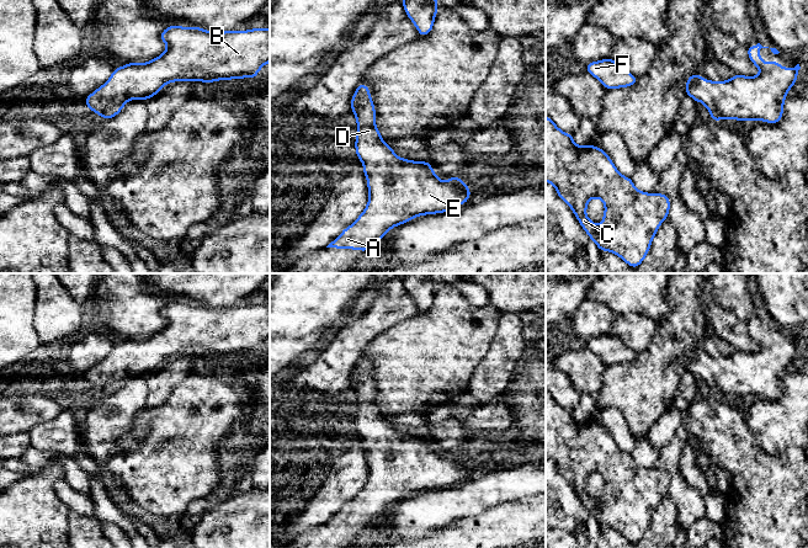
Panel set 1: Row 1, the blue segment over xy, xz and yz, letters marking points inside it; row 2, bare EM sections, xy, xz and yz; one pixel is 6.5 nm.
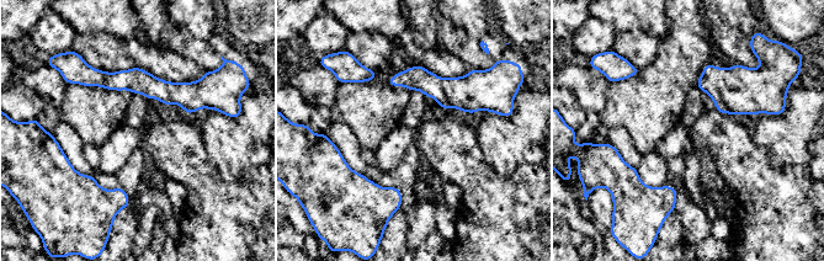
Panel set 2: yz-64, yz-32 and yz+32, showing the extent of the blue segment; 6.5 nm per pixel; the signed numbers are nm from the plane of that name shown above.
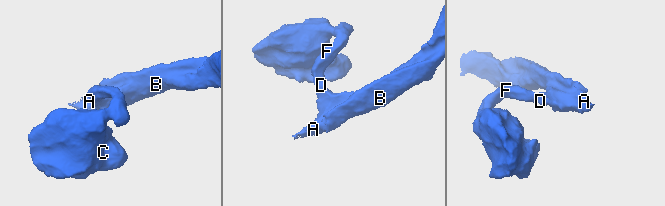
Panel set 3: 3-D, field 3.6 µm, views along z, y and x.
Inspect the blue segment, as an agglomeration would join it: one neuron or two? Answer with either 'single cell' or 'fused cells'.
single cell

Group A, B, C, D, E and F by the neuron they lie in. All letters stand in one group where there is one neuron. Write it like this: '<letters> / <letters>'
A B C D E F

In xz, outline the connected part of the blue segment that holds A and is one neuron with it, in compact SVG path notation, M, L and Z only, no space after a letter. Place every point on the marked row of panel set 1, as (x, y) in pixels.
M363 83L351 97L351 111L357 121L355 149L357 160L365 164L370 197L357 219L326 248L367 252L393 227L468 202L472 191L466 180L457 175L443 182L429 161L399 158L382 139L371 92Z

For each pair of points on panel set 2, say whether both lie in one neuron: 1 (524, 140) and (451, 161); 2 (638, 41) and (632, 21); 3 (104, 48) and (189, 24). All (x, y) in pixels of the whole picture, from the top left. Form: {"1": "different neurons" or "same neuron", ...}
{"1": "different neurons", "2": "different neurons", "3": "different neurons"}

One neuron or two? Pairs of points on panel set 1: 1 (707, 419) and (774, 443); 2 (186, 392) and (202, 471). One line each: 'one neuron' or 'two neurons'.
1: two neurons
2: one neuron

